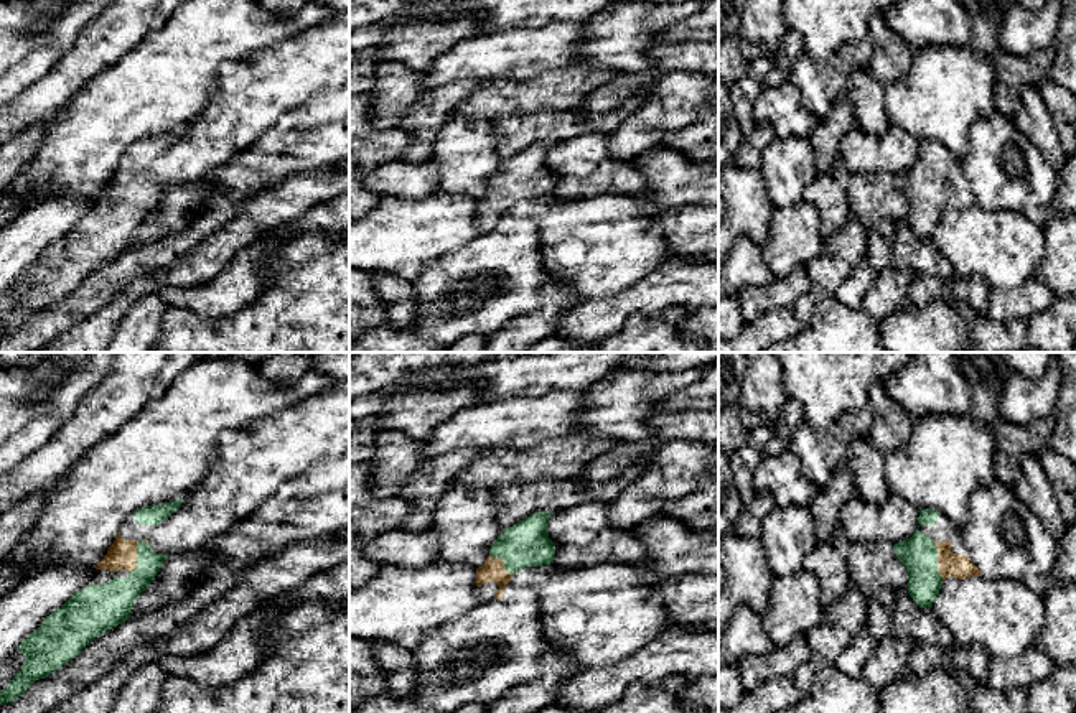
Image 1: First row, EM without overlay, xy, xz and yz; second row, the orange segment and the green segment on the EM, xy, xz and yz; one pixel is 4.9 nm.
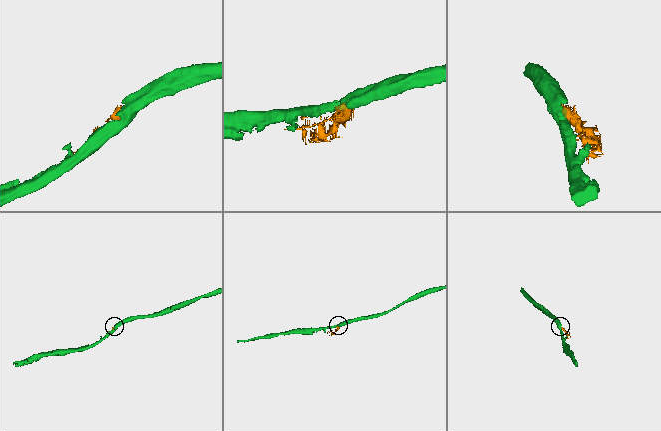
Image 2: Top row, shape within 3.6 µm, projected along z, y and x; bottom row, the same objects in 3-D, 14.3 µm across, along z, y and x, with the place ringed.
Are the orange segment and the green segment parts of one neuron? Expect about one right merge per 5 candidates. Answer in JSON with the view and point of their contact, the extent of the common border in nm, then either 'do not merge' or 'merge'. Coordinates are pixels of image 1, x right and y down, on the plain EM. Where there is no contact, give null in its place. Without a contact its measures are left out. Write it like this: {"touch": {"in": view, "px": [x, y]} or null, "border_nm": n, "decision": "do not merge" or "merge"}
{"touch": {"in": "yz", "px": [938, 193]}, "border_nm": 200, "decision": "do not merge"}

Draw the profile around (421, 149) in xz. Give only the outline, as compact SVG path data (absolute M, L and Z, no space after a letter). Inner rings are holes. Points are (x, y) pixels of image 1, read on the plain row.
M463 79L427 91L399 120L397 127L414 137L400 158L409 163L428 161L437 140L437 130L453 119L455 107L466 100L480 84L476 79Z

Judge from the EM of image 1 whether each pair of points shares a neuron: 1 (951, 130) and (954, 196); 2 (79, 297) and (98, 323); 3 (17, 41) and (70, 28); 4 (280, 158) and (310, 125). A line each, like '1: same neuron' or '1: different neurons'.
1: different neurons
2: different neurons
3: same neuron
4: same neuron

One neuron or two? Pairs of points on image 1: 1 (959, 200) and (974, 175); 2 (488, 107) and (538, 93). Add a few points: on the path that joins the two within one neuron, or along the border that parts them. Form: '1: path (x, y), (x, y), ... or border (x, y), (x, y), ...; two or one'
1: path (961, 193), (973, 181); one
2: path (500, 96), (526, 94); one

